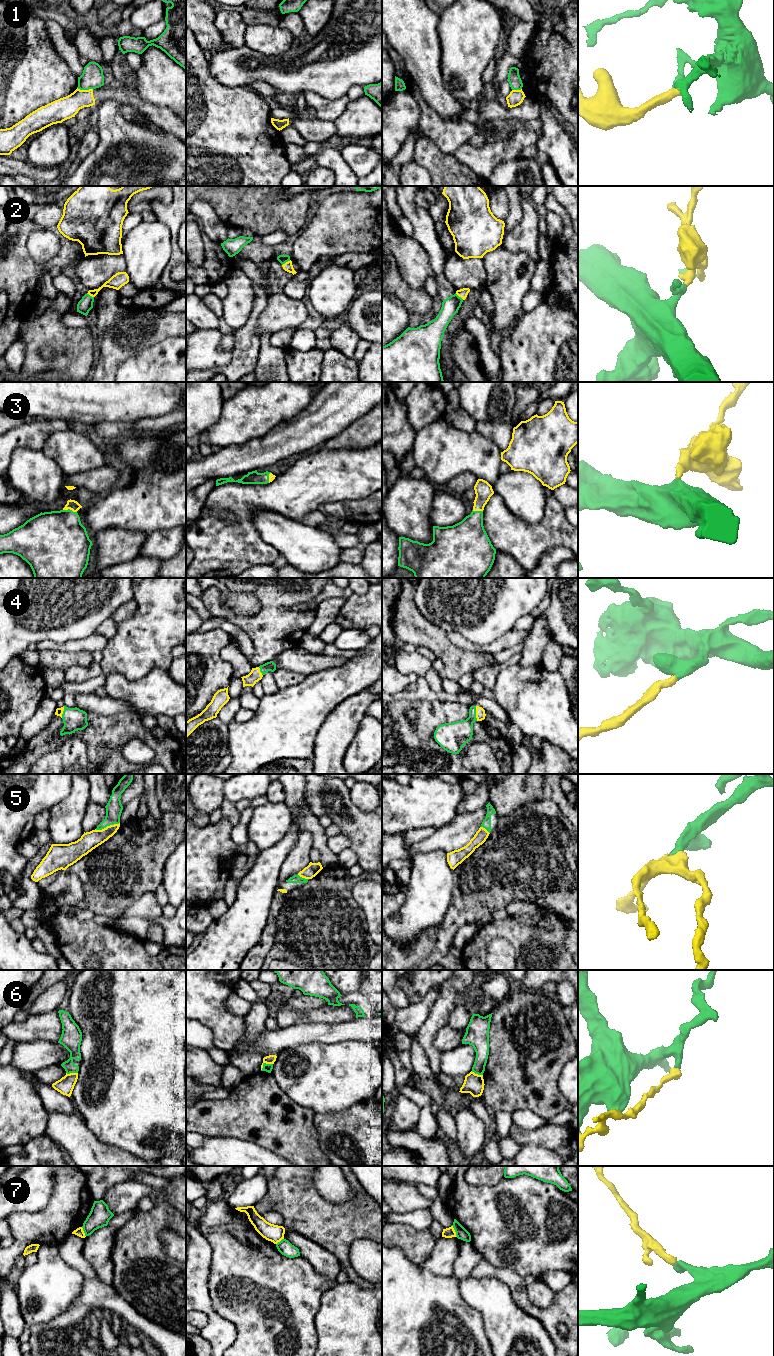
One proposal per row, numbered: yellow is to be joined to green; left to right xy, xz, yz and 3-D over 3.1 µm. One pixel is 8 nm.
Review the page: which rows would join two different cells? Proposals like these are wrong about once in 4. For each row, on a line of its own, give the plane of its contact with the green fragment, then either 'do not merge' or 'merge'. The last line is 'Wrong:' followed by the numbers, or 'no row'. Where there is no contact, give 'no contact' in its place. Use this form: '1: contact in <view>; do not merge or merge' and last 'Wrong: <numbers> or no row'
1: contact in xy; do not merge
2: contact in xz; merge
3: contact in xy; merge
4: contact in yz; merge
5: contact in xy; merge
6: contact in xz; do not merge
7: contact in yz; do not merge
Wrong: 1, 6, 7

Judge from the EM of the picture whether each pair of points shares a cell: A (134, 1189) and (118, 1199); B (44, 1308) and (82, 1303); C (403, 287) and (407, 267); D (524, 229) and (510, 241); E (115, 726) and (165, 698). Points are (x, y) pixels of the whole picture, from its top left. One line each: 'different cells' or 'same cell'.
A: same cell
B: different cells
C: different cells
D: same cell
E: different cells

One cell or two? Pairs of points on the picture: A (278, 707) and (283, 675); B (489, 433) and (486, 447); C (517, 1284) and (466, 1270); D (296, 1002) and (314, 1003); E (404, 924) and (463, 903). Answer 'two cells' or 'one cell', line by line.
A: two cells
B: two cells
C: two cells
D: one cell
E: two cells

